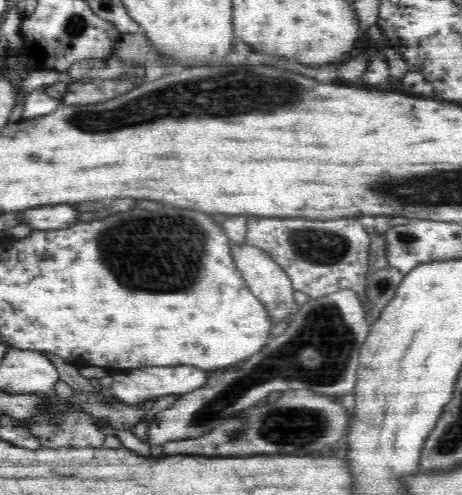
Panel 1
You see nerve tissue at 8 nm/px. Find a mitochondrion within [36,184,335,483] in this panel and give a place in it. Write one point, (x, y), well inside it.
(144, 260)

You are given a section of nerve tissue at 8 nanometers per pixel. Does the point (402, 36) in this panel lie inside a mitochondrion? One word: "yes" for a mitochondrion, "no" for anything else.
no

